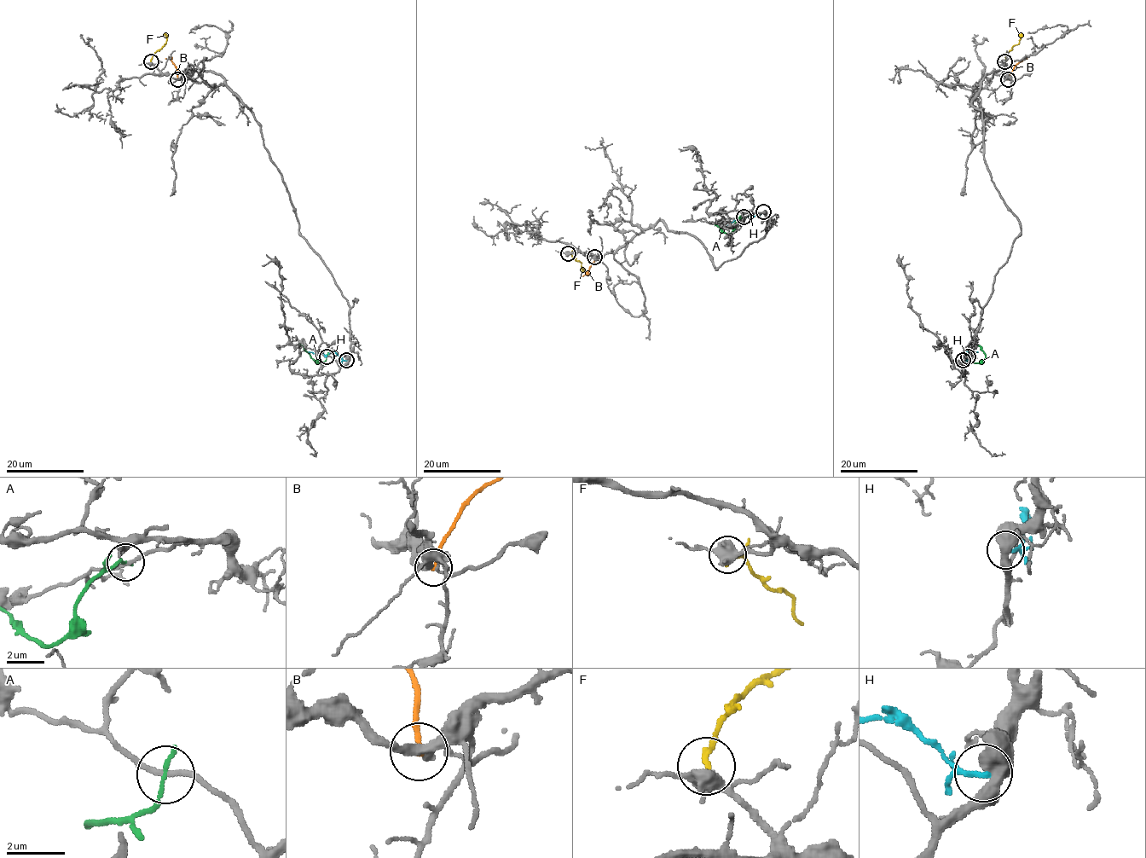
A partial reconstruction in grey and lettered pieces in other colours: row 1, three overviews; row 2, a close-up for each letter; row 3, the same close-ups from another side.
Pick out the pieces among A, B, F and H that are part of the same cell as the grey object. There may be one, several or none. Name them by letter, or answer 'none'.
F

